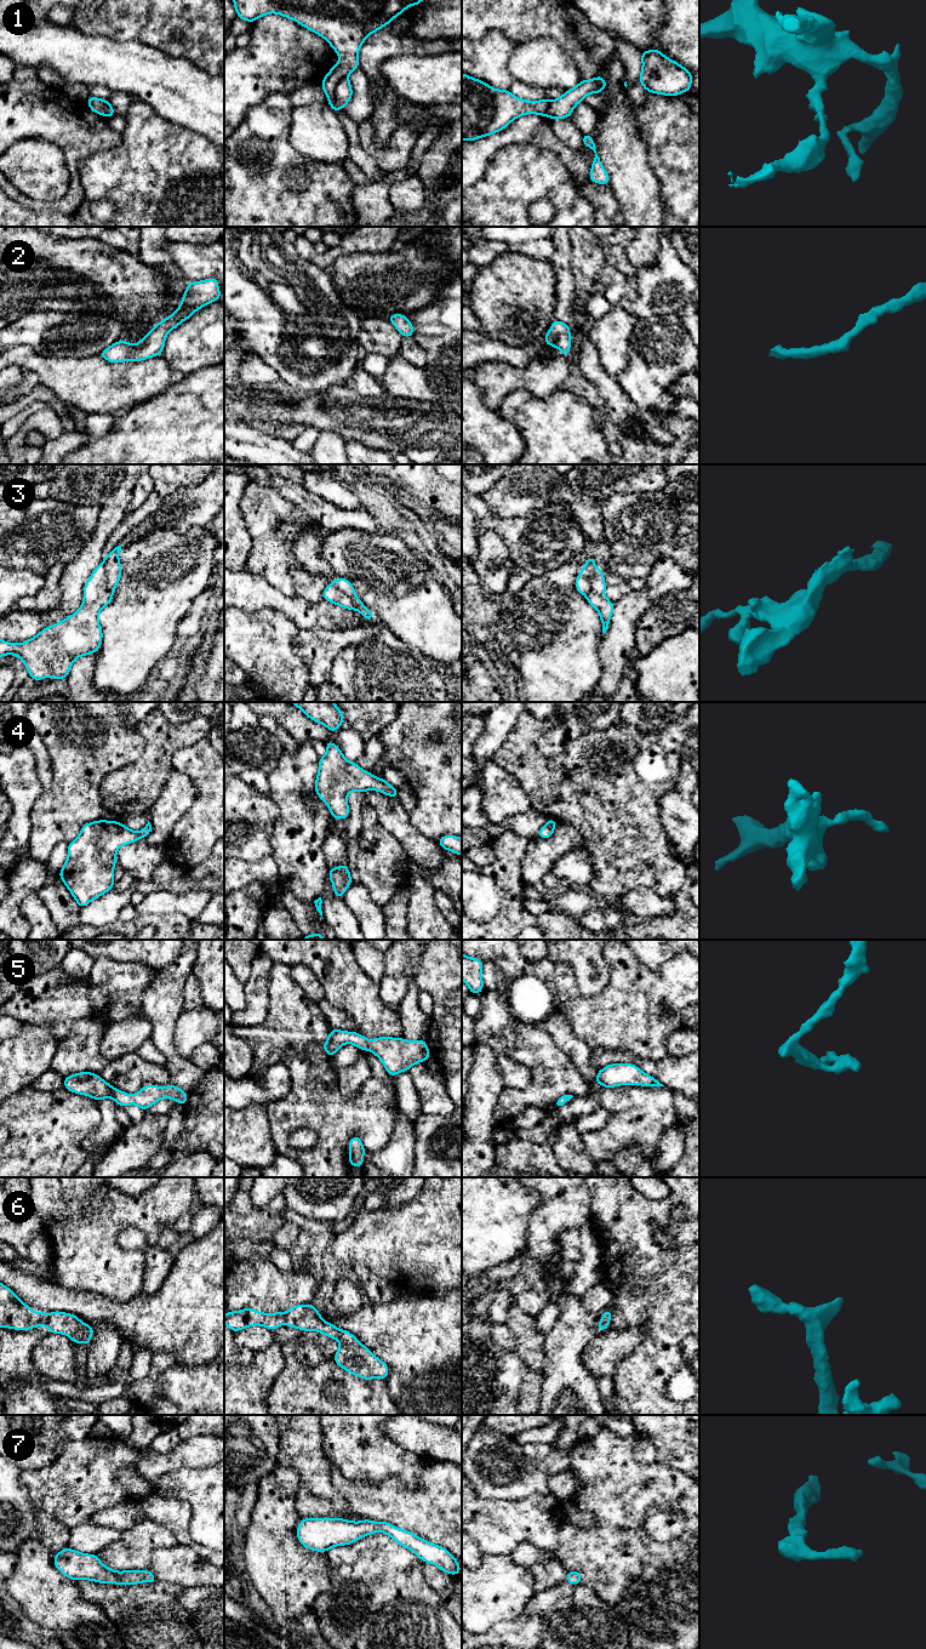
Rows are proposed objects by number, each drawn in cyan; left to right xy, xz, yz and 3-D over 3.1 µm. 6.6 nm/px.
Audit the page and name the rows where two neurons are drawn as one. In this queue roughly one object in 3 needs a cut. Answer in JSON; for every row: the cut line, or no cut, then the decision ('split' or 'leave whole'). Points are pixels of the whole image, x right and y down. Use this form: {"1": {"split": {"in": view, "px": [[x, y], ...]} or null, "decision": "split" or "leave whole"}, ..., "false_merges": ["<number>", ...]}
{"1": {"split": {"in": "xz", "px": [[347, 75], [335, 89], [335, 104], [339, 109]]}, "decision": "split"}, "2": {"split": null, "decision": "leave whole"}, "3": {"split": {"in": "xy", "px": [[103, 561], [107, 586], [113, 591]]}, "decision": "split"}, "4": {"split": null, "decision": "leave whole"}, "5": {"split": null, "decision": "leave whole"}, "6": {"split": null, "decision": "leave whole"}, "7": {"split": null, "decision": "leave whole"}, "false_merges": ["1", "3"]}

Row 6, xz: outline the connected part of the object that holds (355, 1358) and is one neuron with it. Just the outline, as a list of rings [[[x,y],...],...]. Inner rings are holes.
[[[296,1305],[287,1313],[262,1313],[248,1307],[236,1312],[228,1311],[224,1323],[234,1333],[252,1325],[274,1330],[284,1323],[288,1328],[297,1328],[302,1331],[314,1330],[339,1341],[341,1346],[333,1360],[345,1371],[364,1380],[385,1380],[389,1374],[389,1368],[384,1362],[378,1359],[351,1333],[326,1323],[314,1305]]]

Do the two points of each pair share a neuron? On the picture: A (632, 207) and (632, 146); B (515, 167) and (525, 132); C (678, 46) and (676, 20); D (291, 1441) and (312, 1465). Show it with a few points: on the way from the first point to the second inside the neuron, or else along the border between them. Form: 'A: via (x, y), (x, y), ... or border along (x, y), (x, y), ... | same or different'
A: via (632, 192), (632, 161) | same
B: border along (550, 149), (532, 143), (510, 143), (496, 154) | different
C: via (678, 40), (678, 26) | same
D: via (297, 1445), (308, 1459) | same

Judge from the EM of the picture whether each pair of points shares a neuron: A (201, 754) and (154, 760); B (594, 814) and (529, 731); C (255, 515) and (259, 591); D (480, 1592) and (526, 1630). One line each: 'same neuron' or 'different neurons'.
A: different neurons
B: same neuron
C: different neurons
D: different neurons

